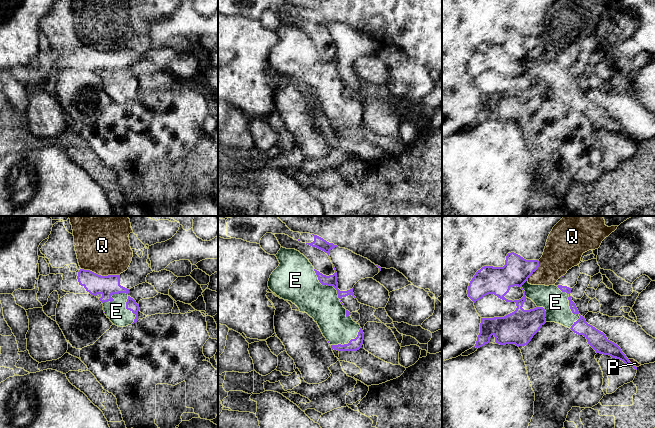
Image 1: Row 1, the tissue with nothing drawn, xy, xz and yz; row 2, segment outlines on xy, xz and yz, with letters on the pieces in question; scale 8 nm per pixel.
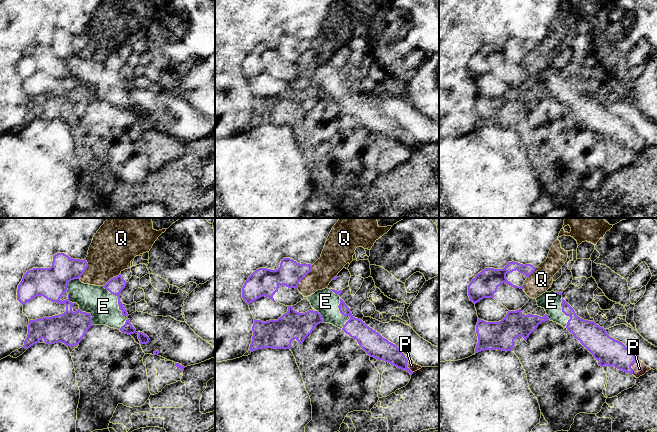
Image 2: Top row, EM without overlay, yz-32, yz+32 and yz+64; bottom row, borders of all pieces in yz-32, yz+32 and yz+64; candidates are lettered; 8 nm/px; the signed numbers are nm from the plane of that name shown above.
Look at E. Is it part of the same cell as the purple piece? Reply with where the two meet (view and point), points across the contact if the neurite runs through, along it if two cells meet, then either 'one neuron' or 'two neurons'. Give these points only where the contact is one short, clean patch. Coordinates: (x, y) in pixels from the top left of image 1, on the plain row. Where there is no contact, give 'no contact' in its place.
meets purple in yz at (570, 83); two neurons

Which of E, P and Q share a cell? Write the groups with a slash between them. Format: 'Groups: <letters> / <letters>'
Groups: E P / Q

